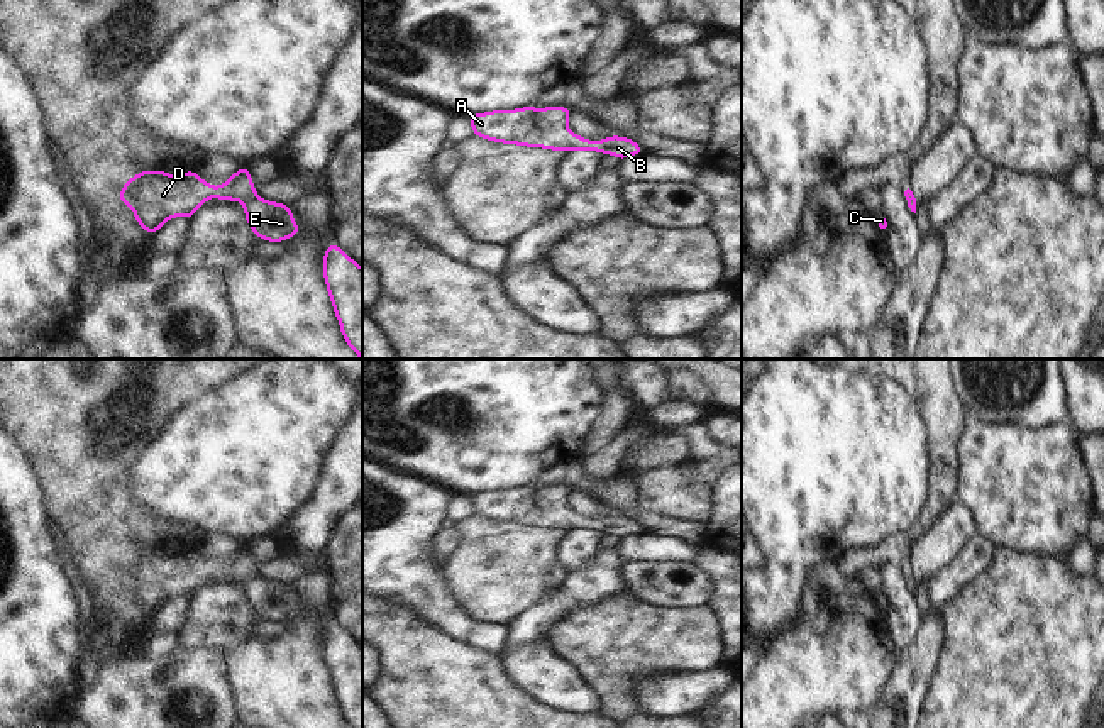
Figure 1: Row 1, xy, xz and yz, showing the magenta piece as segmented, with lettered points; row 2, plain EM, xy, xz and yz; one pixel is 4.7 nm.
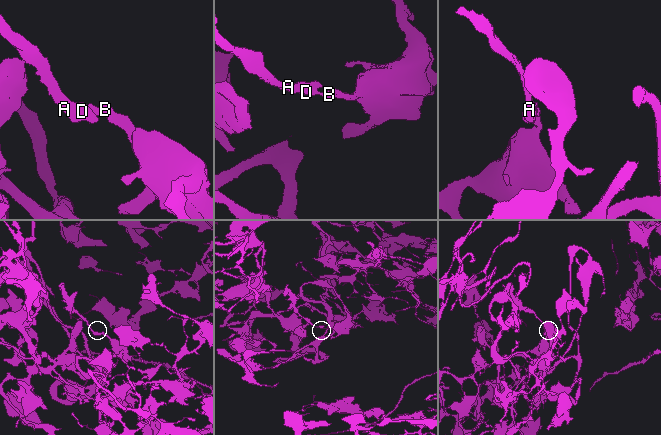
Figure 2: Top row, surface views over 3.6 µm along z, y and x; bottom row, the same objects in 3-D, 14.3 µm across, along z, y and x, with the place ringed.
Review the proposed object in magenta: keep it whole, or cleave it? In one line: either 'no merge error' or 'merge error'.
no merge error

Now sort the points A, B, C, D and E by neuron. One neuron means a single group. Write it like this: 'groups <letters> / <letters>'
groups A B C D E

